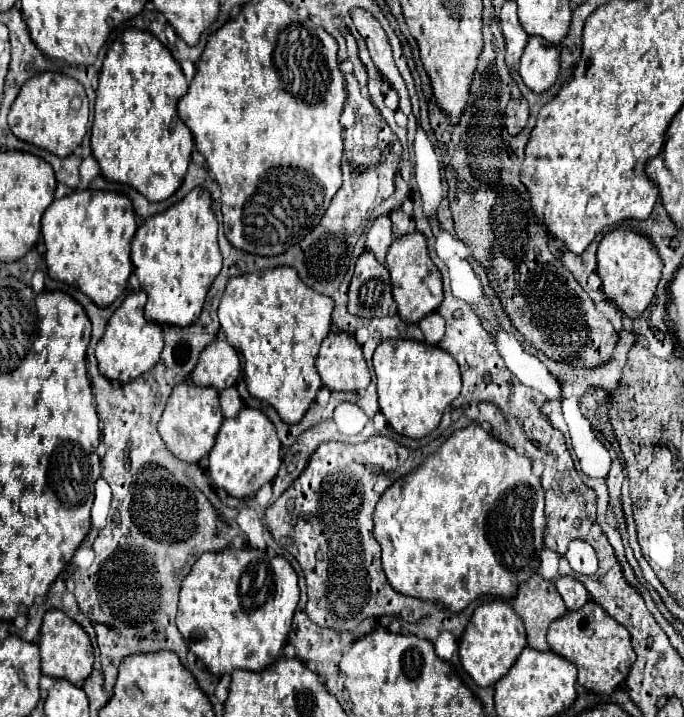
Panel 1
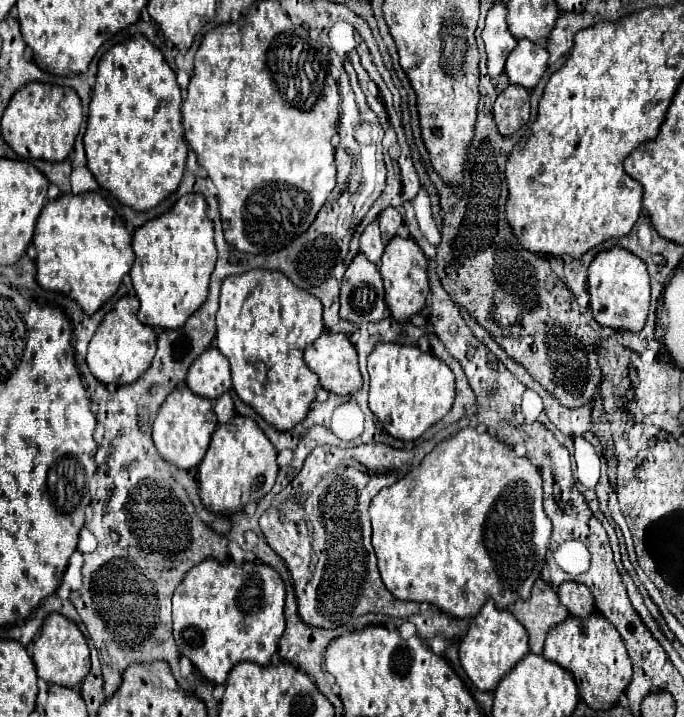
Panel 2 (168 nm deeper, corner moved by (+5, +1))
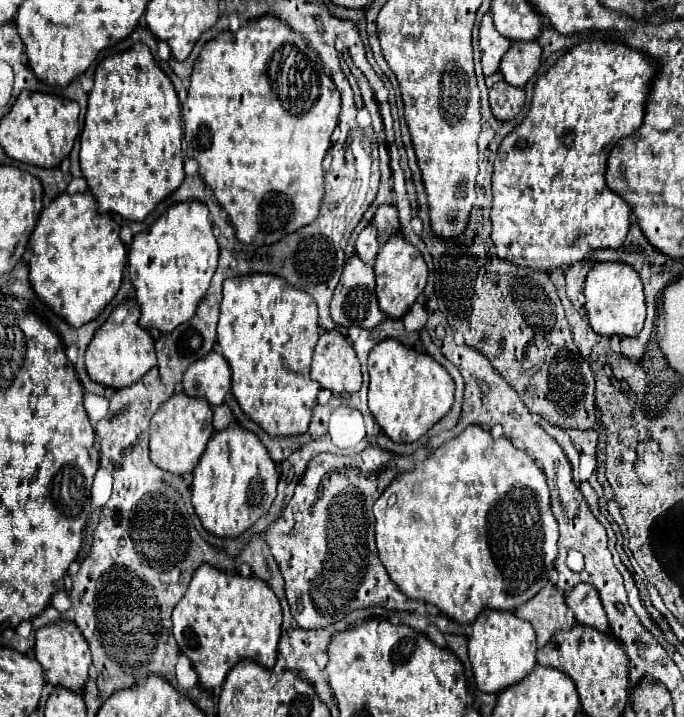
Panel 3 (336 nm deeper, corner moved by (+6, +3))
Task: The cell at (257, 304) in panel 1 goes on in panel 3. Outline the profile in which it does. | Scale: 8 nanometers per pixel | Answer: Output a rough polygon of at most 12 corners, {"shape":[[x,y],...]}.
{"shape":[[276,274],[224,282],[232,394],[270,436],[304,434],[314,298]]}

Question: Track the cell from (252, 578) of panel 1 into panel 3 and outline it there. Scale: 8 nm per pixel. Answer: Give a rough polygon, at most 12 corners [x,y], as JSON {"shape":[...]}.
{"shape":[[202,564],[172,622],[206,690],[276,664],[272,588]]}

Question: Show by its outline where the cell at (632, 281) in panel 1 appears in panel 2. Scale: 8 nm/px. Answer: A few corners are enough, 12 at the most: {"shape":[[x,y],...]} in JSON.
{"shape":[[611,248],[589,266],[589,306],[599,326],[639,332],[649,274]]}

